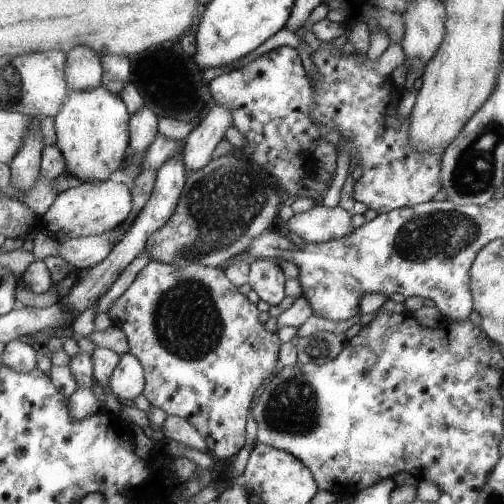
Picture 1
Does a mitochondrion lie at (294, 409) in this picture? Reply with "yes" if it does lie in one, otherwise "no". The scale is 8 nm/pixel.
yes

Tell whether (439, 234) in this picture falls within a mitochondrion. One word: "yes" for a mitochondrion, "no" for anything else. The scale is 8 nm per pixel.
yes

